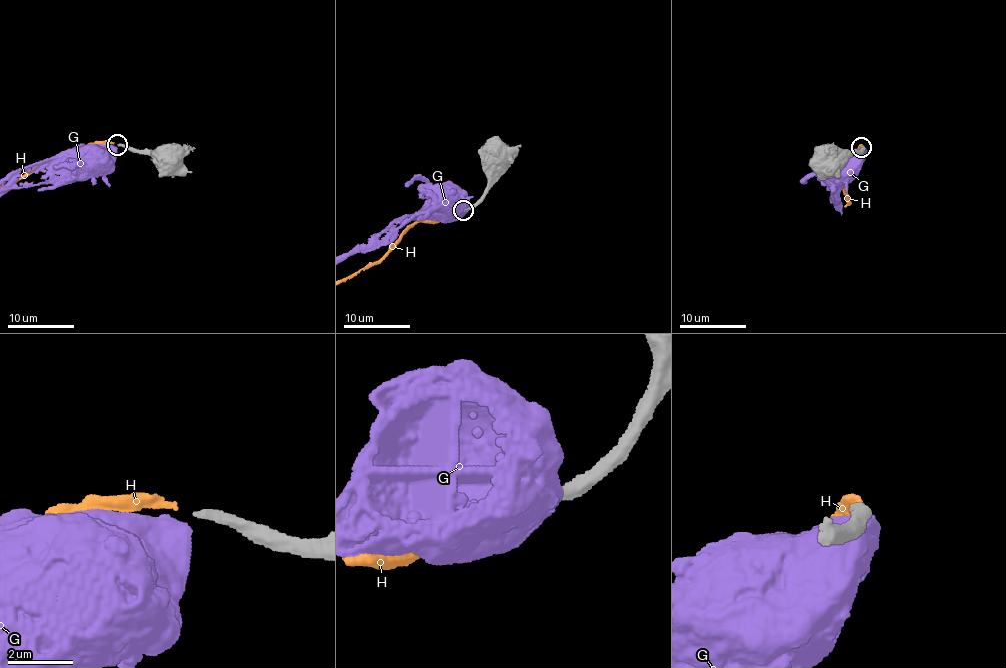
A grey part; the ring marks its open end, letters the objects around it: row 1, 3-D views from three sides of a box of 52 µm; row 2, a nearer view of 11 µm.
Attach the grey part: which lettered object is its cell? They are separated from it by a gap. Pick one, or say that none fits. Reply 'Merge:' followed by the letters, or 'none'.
Merge: H

